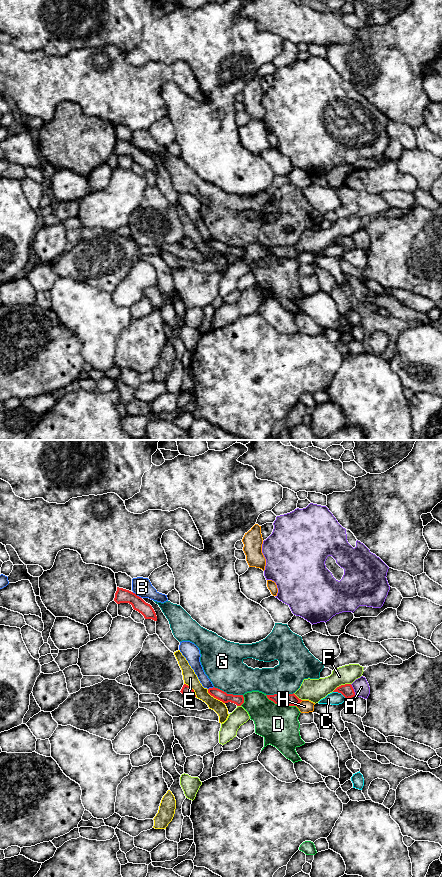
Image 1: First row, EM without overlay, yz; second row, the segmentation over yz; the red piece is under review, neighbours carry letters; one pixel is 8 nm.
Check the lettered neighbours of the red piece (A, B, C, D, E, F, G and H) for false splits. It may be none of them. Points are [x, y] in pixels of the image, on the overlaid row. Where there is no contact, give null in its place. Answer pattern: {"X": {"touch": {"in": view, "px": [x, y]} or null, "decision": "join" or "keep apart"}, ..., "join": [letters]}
{"A": {"touch": {"in": "yz", "px": [353, 690]}, "decision": "keep apart"}, "B": {"touch": {"in": "yz", "px": [136, 595]}, "decision": "keep apart"}, "C": {"touch": {"in": "yz", "px": [340, 692]}, "decision": "keep apart"}, "D": {"touch": {"in": "yz", "px": [280, 704]}, "decision": "keep apart"}, "E": {"touch": {"in": "yz", "px": [215, 697]}, "decision": "keep apart"}, "F": {"touch": {"in": "yz", "px": [341, 685]}, "decision": "keep apart"}, "G": {"touch": {"in": "yz", "px": [228, 694]}, "decision": "keep apart"}, "H": {"touch": {"in": "yz", "px": [299, 702]}, "decision": "keep apart"}, "join": []}

